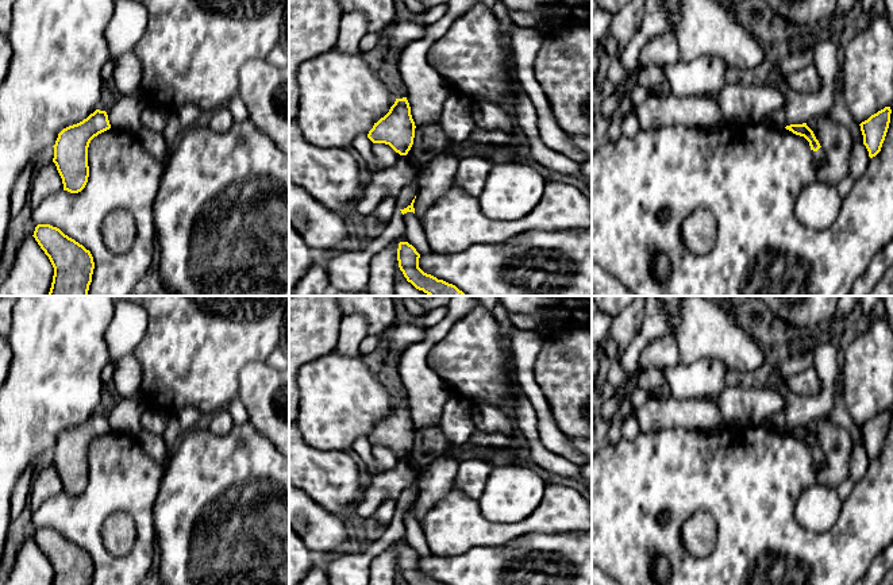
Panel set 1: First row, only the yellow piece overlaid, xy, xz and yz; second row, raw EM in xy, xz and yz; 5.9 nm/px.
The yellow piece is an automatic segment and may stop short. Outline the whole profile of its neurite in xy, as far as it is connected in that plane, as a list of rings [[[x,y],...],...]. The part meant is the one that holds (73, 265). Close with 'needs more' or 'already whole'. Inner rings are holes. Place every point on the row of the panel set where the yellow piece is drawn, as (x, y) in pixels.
[[[38,224],[32,236],[54,268],[47,296],[88,296],[95,269],[91,251],[50,224]]]; already whole

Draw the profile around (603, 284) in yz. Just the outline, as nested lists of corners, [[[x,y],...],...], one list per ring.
[[[592,261],[592,296],[634,296],[624,285]]]

